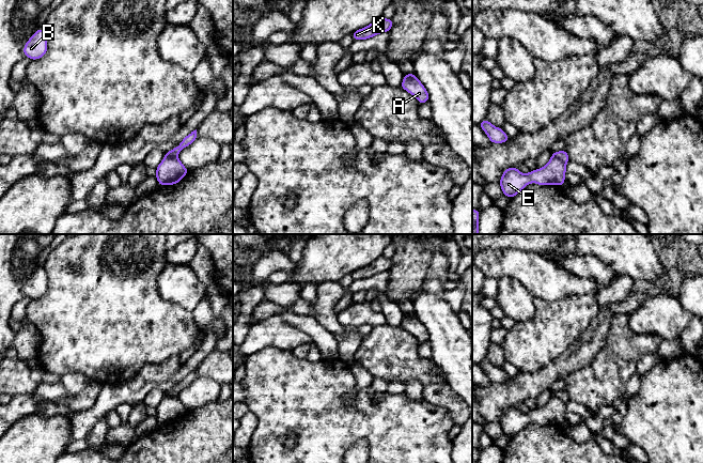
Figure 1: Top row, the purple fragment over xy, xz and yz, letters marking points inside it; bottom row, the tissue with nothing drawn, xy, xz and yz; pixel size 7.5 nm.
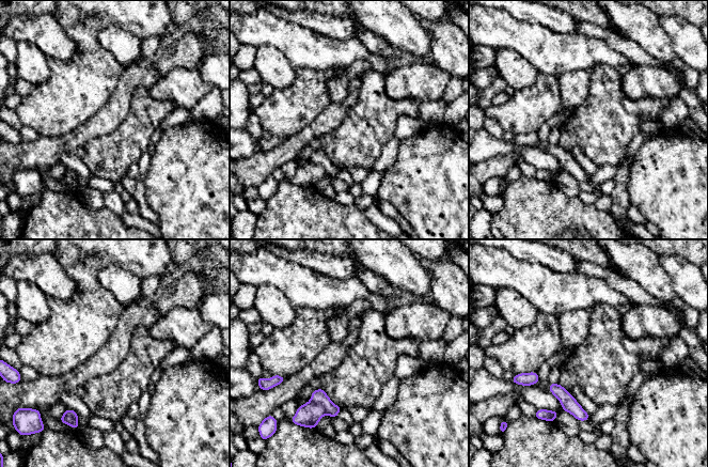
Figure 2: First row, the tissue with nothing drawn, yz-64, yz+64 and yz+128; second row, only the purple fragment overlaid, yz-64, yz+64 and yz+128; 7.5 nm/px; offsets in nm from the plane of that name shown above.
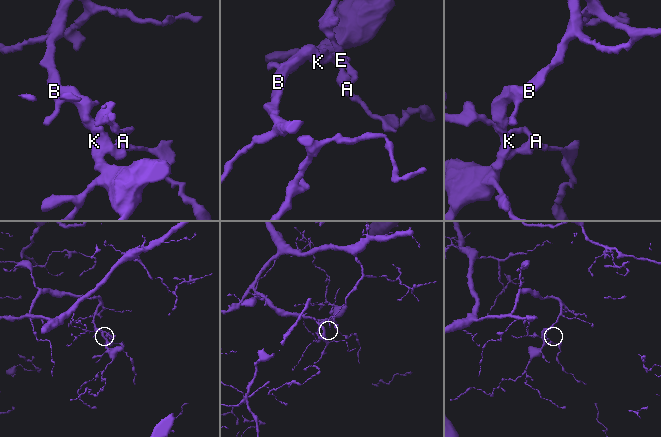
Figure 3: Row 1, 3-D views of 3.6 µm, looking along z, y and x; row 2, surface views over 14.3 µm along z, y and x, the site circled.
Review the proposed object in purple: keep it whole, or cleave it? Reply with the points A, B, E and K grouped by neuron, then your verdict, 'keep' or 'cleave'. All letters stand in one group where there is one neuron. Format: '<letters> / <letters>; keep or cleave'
A / B E K; cleave

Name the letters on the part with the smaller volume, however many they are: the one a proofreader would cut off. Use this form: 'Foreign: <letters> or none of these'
Foreign: A

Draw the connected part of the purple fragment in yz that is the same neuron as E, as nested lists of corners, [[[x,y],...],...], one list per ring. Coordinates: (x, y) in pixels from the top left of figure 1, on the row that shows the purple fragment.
[[[552,155],[543,168],[535,169],[529,173],[520,173],[517,167],[505,169],[499,183],[503,195],[513,198],[530,183],[536,183],[541,186],[563,186],[565,173],[565,163]]]

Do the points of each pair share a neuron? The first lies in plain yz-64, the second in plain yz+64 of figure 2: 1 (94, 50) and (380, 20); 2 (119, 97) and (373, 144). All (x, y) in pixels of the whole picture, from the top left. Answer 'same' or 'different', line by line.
1: same
2: different

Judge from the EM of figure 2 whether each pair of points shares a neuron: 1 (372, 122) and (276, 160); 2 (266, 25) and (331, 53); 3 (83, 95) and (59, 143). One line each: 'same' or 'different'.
1: different
2: same
3: different

